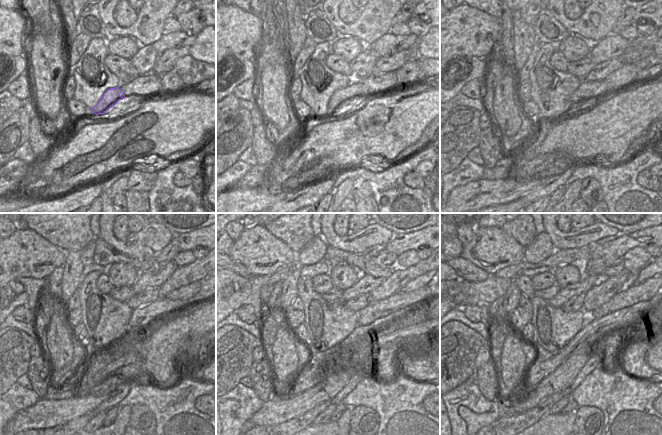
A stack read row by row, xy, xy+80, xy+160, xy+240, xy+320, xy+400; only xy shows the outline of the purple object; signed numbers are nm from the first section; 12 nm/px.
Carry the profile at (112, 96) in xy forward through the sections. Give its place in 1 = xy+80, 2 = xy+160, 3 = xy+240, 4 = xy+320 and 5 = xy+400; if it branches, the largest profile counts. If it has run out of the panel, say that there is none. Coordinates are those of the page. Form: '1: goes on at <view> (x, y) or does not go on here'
1: goes on at xy+80 (340, 98)
2: goes on at xy+160 (591, 91)
3: goes on at xy+240 (140, 316)
4: goes on at xy+320 (399, 300)
5: goes on at xy+400 (629, 295)

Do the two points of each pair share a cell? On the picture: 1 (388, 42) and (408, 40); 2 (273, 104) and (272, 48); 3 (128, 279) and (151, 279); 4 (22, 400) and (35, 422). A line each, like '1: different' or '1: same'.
1: same
2: same
3: different
4: different

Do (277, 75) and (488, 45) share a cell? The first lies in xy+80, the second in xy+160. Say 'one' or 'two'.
two

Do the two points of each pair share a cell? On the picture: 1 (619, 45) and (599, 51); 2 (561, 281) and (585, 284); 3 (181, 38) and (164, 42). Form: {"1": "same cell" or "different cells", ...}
{"1": "same cell", "2": "different cells", "3": "same cell"}

